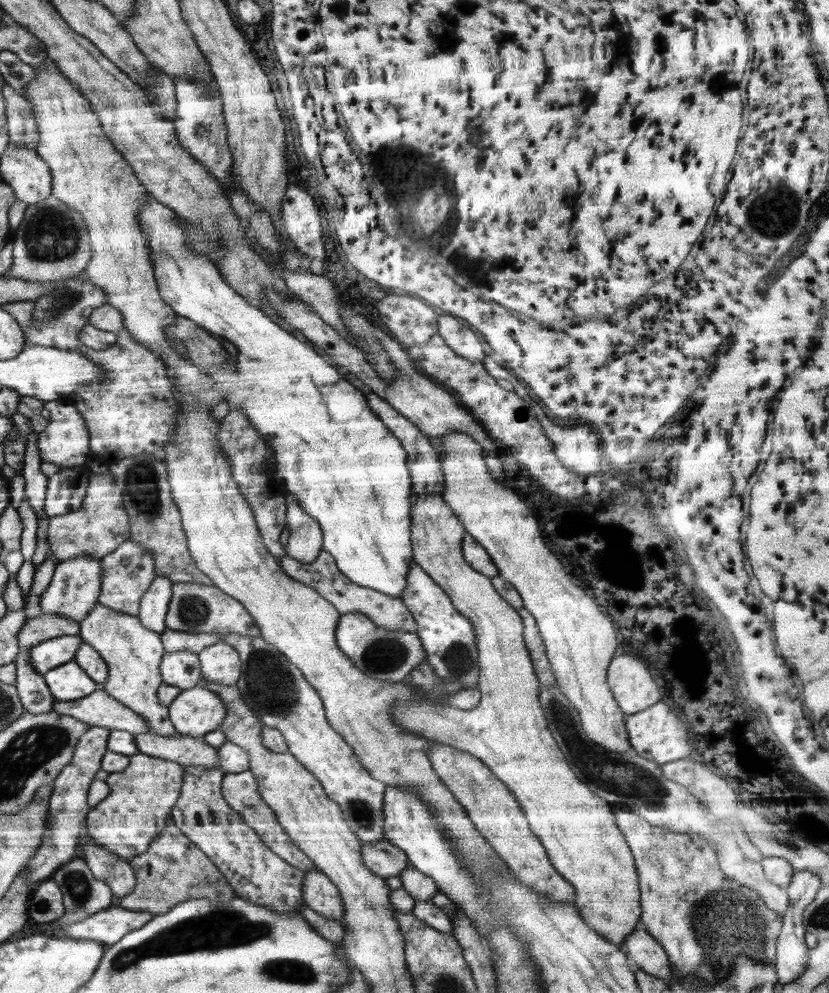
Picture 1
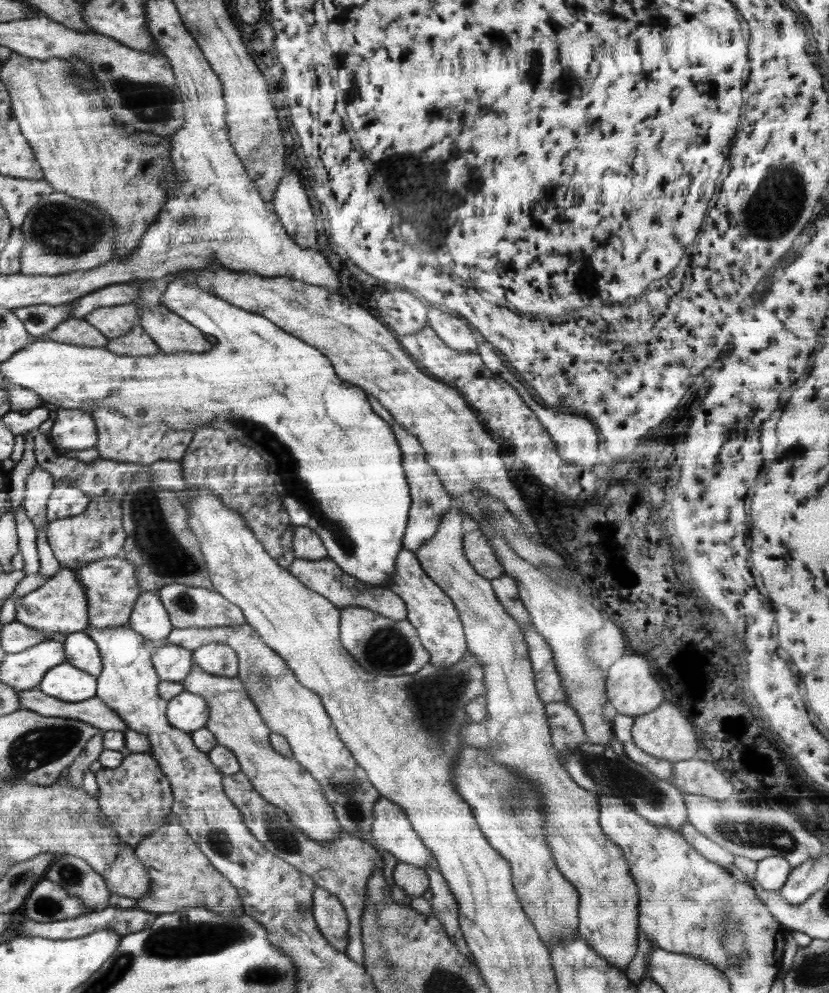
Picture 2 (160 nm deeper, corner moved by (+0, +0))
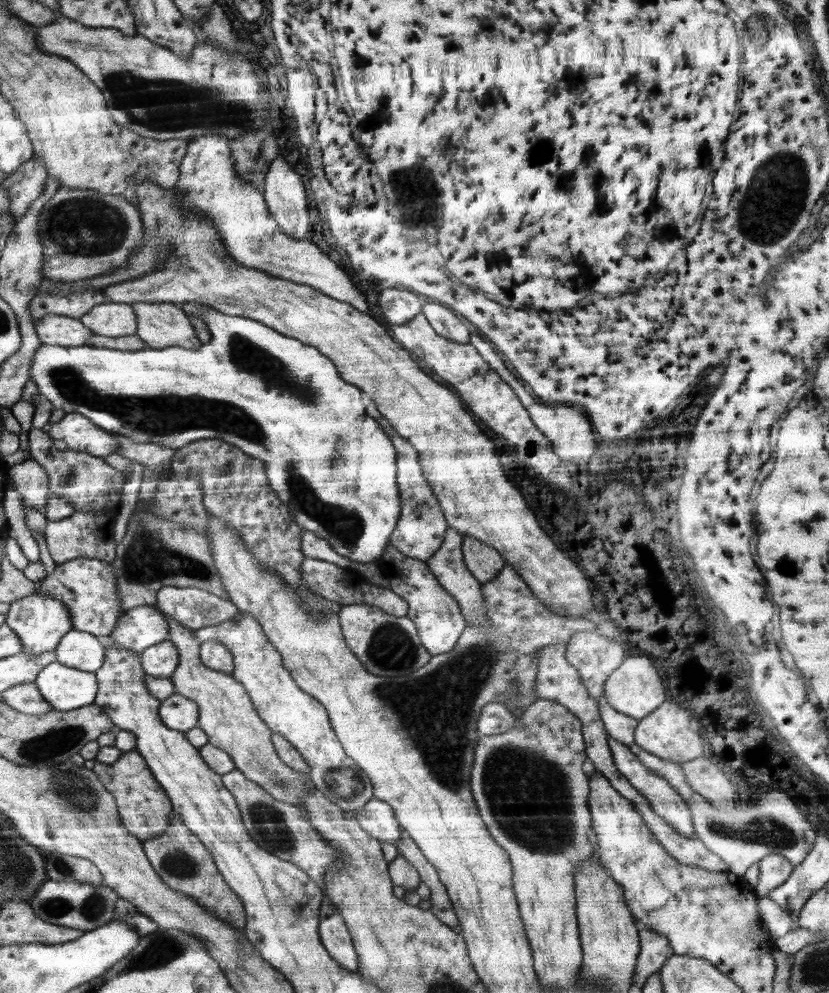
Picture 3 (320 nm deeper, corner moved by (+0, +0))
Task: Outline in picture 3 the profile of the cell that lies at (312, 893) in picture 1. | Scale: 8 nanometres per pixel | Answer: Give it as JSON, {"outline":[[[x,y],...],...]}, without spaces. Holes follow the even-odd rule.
{"outline":[[[325,895],[319,915],[319,937],[324,948],[342,968],[356,973],[359,960],[348,927],[338,909]]]}

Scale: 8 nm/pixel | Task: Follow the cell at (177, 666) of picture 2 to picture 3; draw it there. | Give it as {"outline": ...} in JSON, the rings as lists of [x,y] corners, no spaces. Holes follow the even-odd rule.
{"outline":[[[168,638],[142,652],[143,669],[153,677],[169,677],[178,666],[178,661],[178,649]]]}

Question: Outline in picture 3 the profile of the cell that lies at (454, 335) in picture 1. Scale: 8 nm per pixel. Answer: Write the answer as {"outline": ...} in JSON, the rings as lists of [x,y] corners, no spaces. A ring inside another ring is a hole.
{"outline":[[[425,302],[421,313],[440,336],[454,342],[466,344],[469,342],[470,332],[474,332],[472,326],[464,326],[462,318],[458,318],[459,315],[453,310],[448,309],[448,306],[441,306],[438,302]]]}

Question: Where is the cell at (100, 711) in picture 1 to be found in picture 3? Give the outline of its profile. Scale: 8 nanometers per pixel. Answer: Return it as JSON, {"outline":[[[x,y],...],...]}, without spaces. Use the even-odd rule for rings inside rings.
{"outline":[[[33,682],[17,684],[1,692],[3,702],[23,714],[48,714],[55,708],[43,699],[39,688]]]}

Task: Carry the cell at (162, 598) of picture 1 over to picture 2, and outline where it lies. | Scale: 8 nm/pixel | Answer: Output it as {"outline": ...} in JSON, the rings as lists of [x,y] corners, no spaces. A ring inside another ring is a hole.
{"outline":[[[157,592],[141,593],[132,609],[128,625],[144,638],[160,643],[174,629],[170,615]]]}

